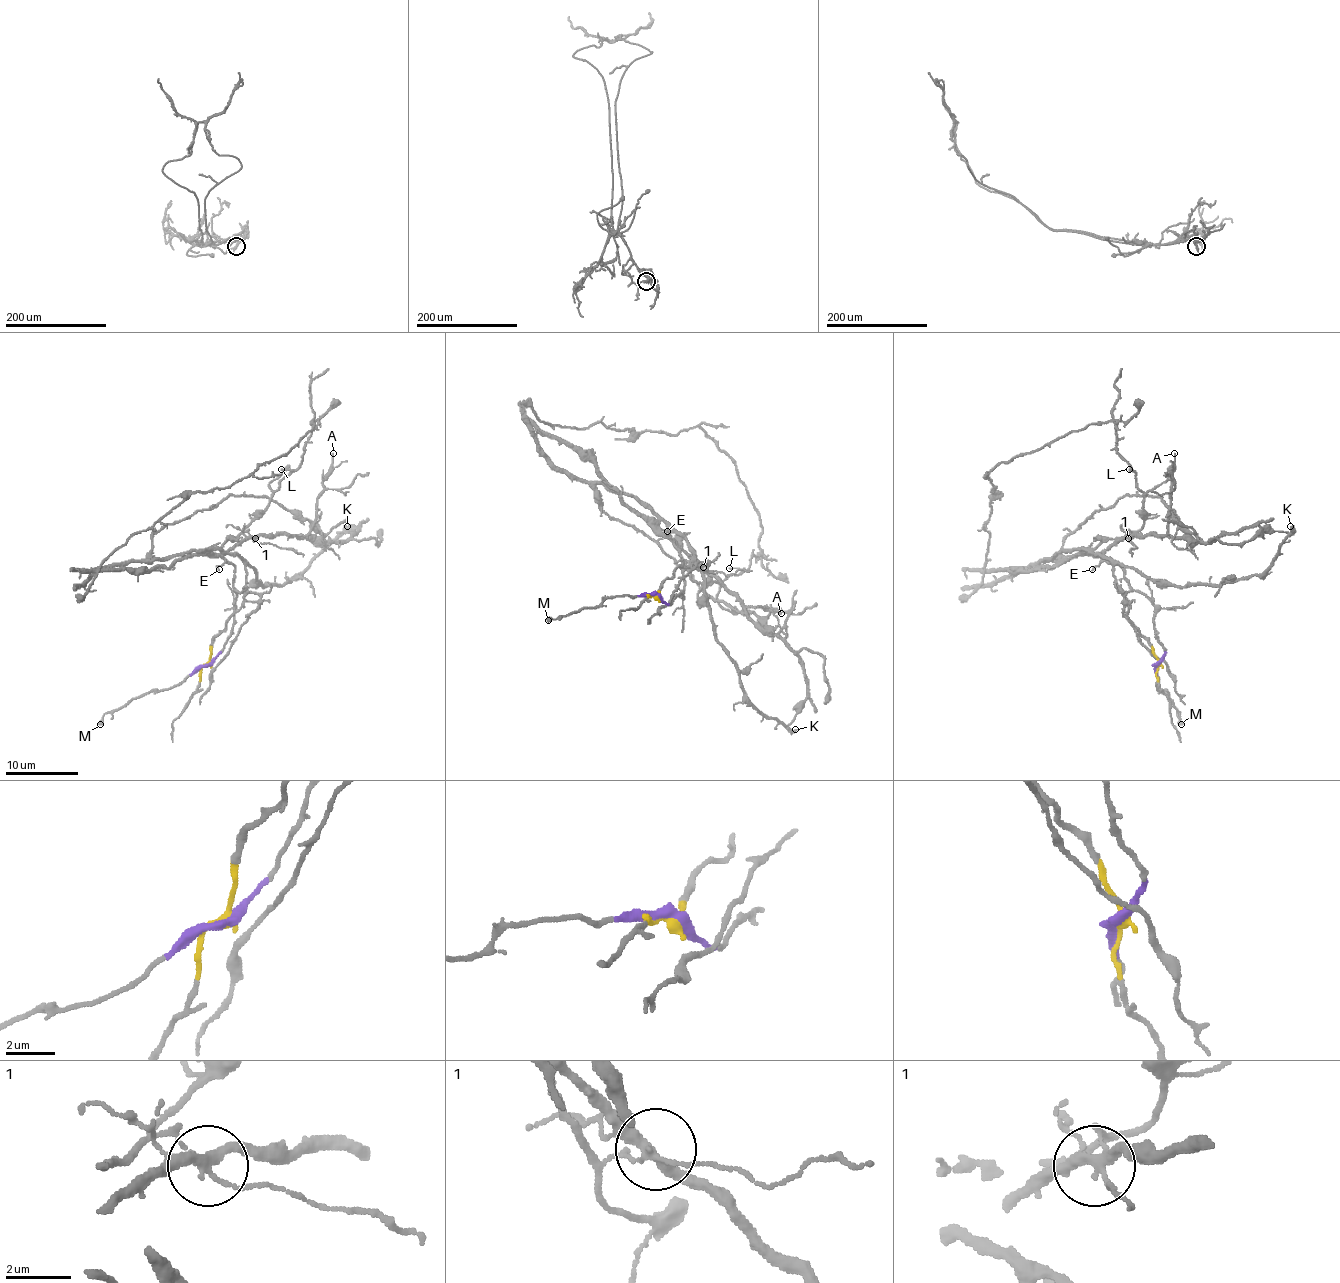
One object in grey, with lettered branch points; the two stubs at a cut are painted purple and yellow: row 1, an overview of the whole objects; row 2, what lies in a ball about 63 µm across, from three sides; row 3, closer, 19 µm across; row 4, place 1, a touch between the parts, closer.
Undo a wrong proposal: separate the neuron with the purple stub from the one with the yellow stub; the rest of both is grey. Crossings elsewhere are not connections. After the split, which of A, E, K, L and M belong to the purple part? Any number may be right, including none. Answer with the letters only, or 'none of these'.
A, E, M

